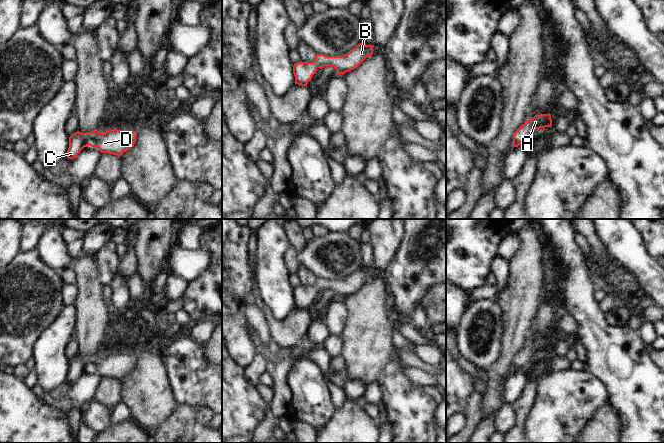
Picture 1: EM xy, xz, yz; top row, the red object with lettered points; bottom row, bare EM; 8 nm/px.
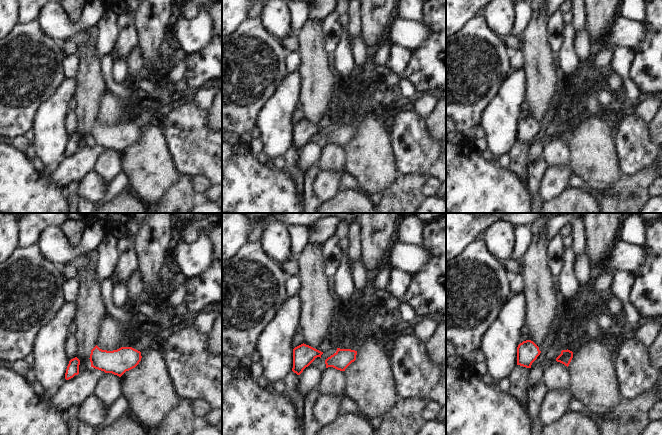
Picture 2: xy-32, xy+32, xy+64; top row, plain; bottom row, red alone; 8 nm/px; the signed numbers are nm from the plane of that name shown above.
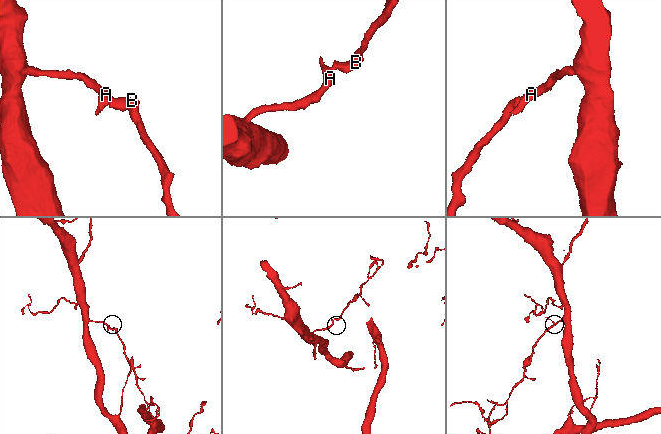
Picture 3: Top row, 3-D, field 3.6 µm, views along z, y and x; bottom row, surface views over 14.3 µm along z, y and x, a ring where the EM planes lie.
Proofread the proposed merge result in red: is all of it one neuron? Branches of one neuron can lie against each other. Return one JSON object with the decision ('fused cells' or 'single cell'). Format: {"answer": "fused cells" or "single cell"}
{"answer": "single cell"}

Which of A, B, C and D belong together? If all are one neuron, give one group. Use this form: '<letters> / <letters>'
A B C D

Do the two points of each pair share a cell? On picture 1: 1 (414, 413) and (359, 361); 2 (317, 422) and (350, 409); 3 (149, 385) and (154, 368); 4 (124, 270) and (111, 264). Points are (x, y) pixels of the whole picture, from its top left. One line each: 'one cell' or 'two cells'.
1: two cells
2: two cells
3: one cell
4: two cells

